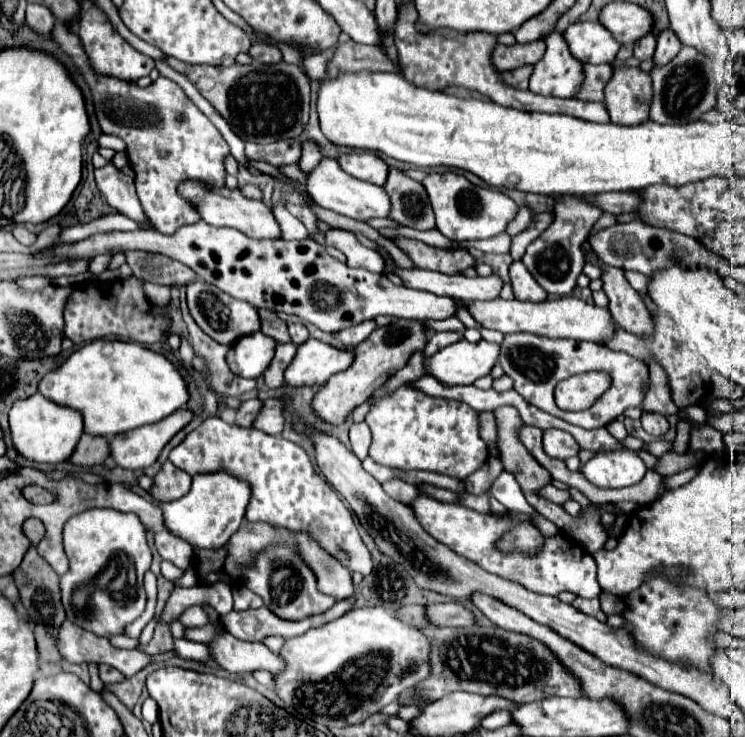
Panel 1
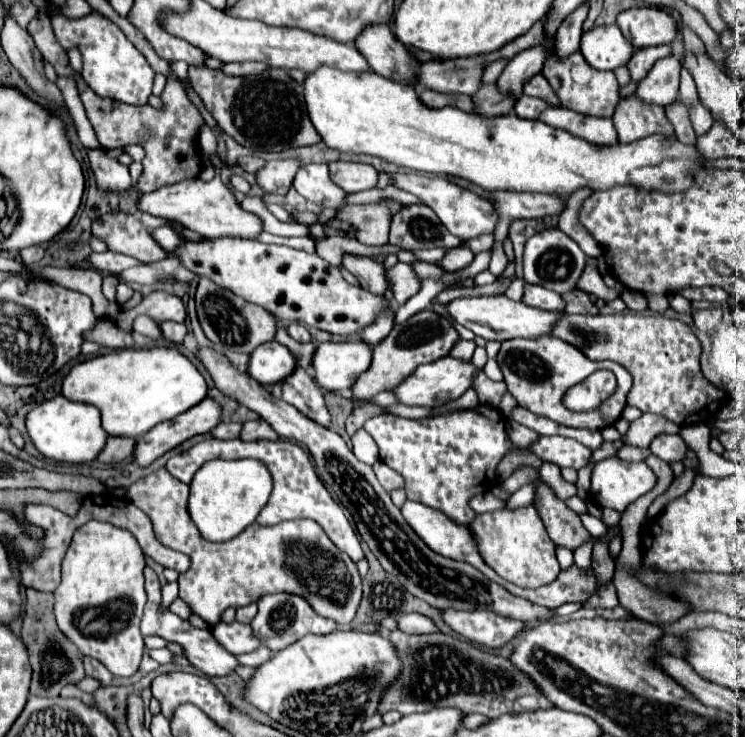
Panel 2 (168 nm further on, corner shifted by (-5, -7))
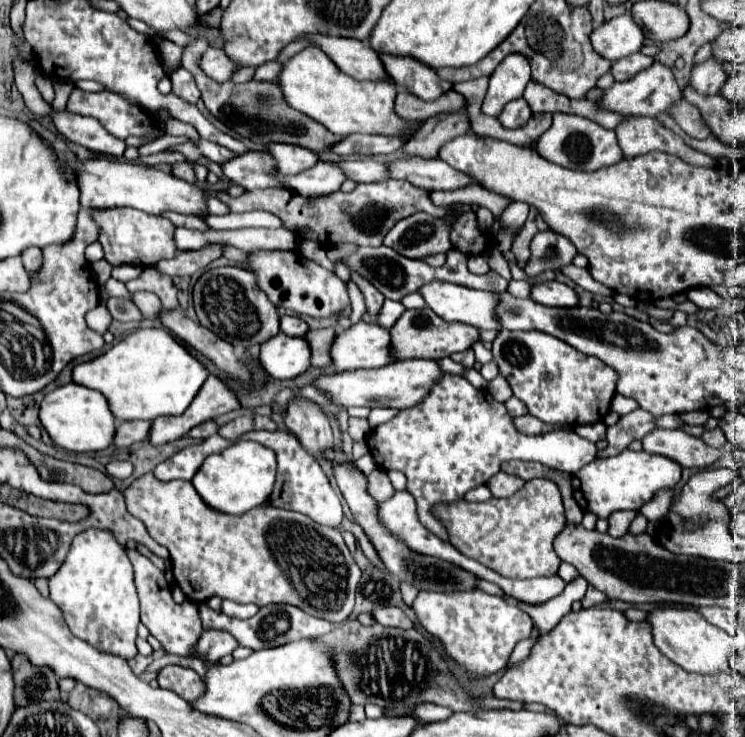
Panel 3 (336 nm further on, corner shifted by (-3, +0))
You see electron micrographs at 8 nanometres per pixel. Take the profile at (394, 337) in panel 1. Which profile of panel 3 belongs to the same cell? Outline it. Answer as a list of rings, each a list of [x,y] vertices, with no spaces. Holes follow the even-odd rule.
[[[422,308],[422,310],[406,310],[402,318],[392,326],[392,352],[396,354],[398,360],[406,358],[428,358],[428,360],[438,360],[444,356],[450,356],[454,352],[464,352],[472,348],[474,342],[480,340],[480,330],[468,324],[450,324],[444,322],[442,318],[436,318],[432,310]]]

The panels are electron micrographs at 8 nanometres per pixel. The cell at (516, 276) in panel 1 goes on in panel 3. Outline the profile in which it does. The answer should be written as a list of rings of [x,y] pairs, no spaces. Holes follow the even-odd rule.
[[[556,280],[542,282],[542,284],[534,286],[530,296],[532,296],[534,302],[540,302],[544,306],[558,306],[558,308],[578,306],[578,294],[570,286],[560,284]]]

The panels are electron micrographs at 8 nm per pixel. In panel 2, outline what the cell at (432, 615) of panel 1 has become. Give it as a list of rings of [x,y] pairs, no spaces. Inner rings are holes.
[[[410,613],[410,615],[398,617],[398,629],[402,629],[404,633],[436,633],[438,631],[434,621],[420,613]]]

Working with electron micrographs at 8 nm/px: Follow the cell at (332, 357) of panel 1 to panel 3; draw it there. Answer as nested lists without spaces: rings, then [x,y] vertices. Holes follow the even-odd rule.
[[[358,322],[352,324],[350,330],[338,332],[332,344],[332,362],[338,372],[358,370],[358,368],[382,368],[396,358],[390,352],[390,330],[378,326],[376,322]]]

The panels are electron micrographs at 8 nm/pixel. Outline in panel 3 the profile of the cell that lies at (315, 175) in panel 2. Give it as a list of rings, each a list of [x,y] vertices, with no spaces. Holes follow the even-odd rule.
[[[270,142],[266,146],[266,152],[274,158],[276,168],[282,174],[298,174],[300,170],[314,166],[318,160],[318,154],[314,154],[312,150],[304,150],[302,146],[292,146],[292,144]]]

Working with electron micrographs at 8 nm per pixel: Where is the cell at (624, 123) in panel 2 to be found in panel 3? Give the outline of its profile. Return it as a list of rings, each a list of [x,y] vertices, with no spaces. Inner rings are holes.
[[[630,118],[616,128],[616,136],[626,158],[636,158],[658,150],[678,156],[680,160],[692,166],[706,166],[706,168],[718,166],[716,158],[692,150],[690,146],[684,144],[684,140],[678,134],[666,130],[654,118]]]

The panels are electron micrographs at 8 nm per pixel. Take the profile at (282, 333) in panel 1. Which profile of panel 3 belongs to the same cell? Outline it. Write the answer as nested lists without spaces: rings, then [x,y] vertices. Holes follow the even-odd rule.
[[[334,328],[310,330],[306,334],[306,340],[310,342],[310,350],[312,350],[312,366],[314,368],[326,368],[326,366],[332,364],[330,348],[332,348],[334,338],[336,338],[336,330]]]

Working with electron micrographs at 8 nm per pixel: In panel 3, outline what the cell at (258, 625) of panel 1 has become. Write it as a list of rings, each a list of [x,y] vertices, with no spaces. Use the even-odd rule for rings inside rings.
[[[208,630],[194,644],[192,656],[194,658],[200,658],[202,662],[216,664],[218,658],[222,658],[226,654],[232,654],[232,650],[236,646],[238,646],[238,642],[230,634],[224,634],[220,630]]]

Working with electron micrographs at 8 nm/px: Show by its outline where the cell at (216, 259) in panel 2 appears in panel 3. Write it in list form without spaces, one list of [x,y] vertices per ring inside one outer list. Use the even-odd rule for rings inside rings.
[[[292,250],[252,252],[248,266],[254,270],[260,288],[268,294],[268,298],[276,306],[284,306],[296,314],[308,314],[314,318],[336,316],[336,312],[340,312],[344,306],[350,304],[344,282],[336,274],[306,260],[300,252],[292,252]]]

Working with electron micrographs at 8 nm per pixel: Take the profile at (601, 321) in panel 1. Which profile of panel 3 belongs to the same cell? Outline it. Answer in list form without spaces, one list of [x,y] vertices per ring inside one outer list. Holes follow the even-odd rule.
[[[438,280],[424,284],[418,292],[428,308],[432,308],[446,322],[466,324],[468,320],[474,320],[470,326],[480,330],[500,330],[500,324],[492,314],[498,302],[496,294]]]

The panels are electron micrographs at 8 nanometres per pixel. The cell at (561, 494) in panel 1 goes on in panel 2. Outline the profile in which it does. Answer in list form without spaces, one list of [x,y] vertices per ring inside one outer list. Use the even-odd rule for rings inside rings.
[[[580,513],[580,519],[582,519],[582,523],[586,525],[586,529],[592,537],[602,537],[602,533],[606,531],[606,525],[600,519],[592,517],[590,513]]]

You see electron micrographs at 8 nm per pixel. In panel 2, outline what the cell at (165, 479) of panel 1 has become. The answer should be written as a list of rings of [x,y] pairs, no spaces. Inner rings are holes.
[[[166,467],[132,483],[126,499],[144,509],[152,519],[160,543],[186,553],[192,559],[190,569],[178,579],[180,599],[184,599],[192,613],[200,615],[210,627],[220,623],[224,609],[244,607],[266,593],[278,591],[306,597],[312,609],[318,609],[322,617],[328,617],[338,625],[348,625],[354,619],[362,599],[362,579],[350,557],[334,547],[316,521],[296,519],[272,527],[254,523],[234,537],[234,541],[210,545],[210,541],[202,541],[198,529],[190,525],[190,515],[186,513],[188,485],[172,477]]]

